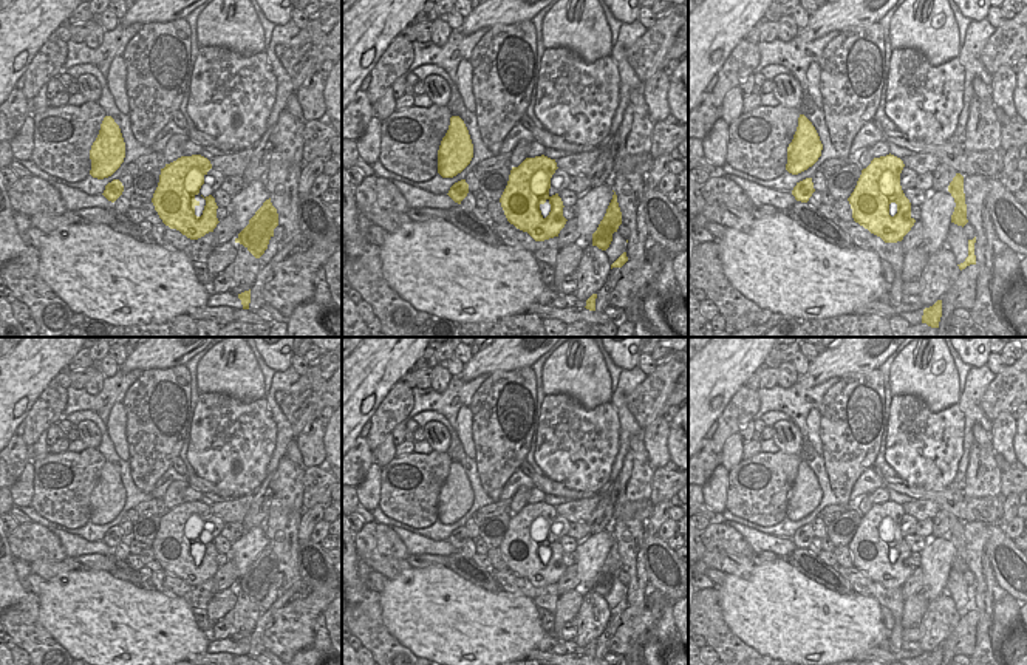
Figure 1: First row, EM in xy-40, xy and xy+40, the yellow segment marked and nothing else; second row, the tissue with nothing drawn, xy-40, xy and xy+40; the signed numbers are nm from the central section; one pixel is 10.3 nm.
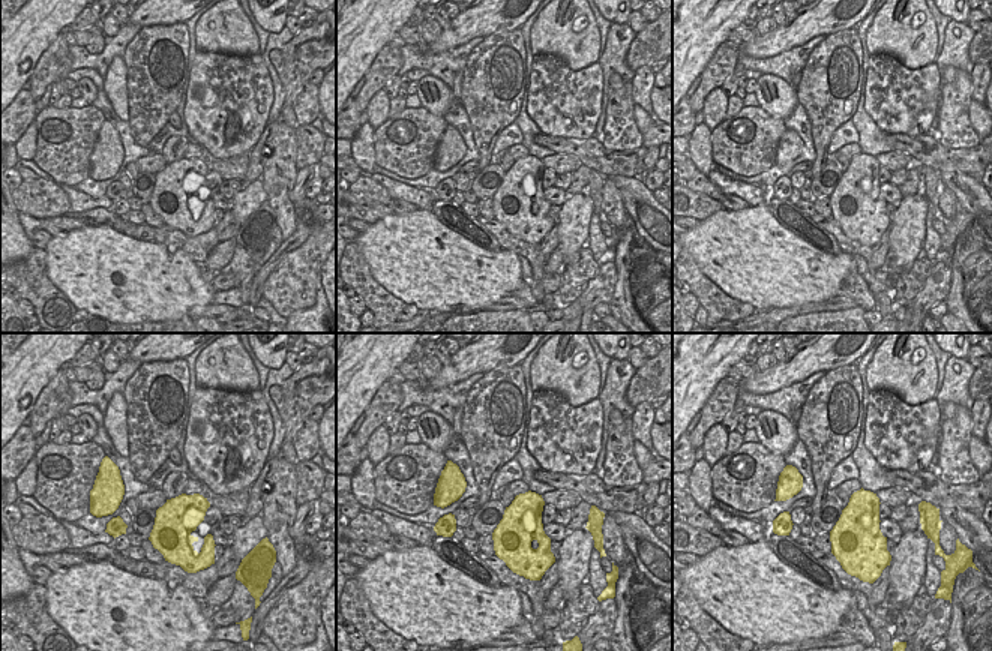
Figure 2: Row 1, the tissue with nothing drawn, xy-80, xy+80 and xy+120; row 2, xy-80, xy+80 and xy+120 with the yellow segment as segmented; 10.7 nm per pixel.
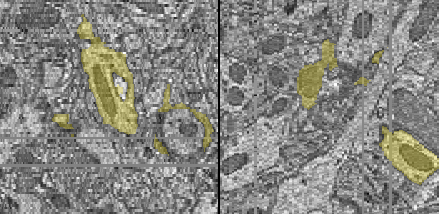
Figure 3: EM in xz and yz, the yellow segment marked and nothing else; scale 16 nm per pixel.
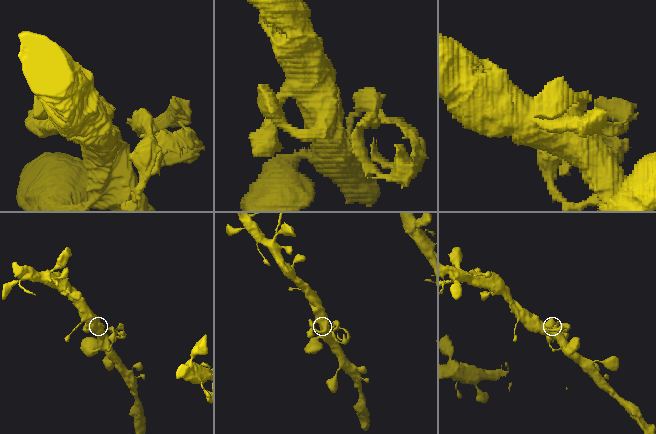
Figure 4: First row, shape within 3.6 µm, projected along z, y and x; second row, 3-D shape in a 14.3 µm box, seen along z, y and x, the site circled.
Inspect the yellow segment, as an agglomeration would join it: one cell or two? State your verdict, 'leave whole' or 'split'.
split

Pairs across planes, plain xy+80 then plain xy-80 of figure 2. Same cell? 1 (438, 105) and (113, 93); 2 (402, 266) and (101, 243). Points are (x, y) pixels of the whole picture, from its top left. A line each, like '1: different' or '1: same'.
1: different
2: same

